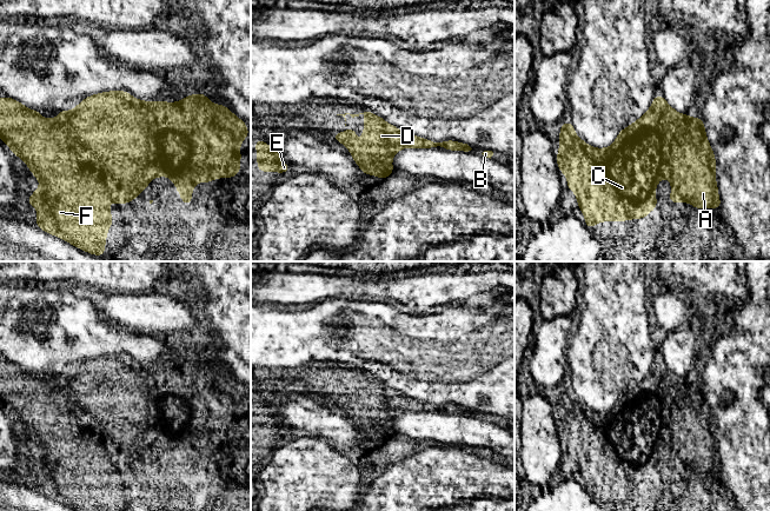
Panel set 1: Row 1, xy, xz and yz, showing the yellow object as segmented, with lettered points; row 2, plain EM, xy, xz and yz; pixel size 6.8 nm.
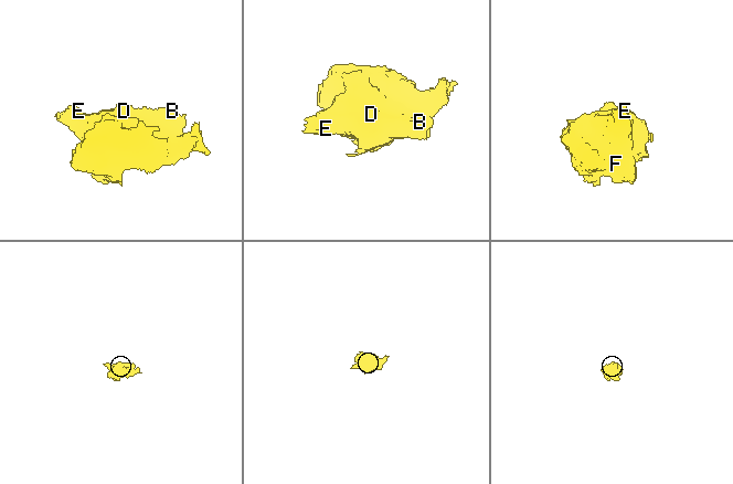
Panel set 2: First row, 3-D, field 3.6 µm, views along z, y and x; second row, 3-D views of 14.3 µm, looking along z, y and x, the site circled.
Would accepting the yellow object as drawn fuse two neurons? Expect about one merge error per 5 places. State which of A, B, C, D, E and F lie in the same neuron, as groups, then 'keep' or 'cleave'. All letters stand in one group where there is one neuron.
groups A B C D E F; keep

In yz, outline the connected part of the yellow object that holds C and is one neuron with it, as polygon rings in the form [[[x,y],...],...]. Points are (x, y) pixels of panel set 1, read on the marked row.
[[[655,95],[649,111],[620,130],[617,139],[608,148],[593,148],[575,134],[576,126],[563,121],[559,138],[559,153],[557,164],[560,172],[566,175],[567,190],[573,191],[578,206],[585,217],[585,226],[591,230],[599,221],[626,221],[643,219],[659,206],[656,203],[656,184],[662,178],[671,180],[671,197],[668,203],[688,201],[695,208],[722,208],[715,175],[715,153],[706,139],[702,118],[690,118],[688,114],[676,112],[663,95]]]

